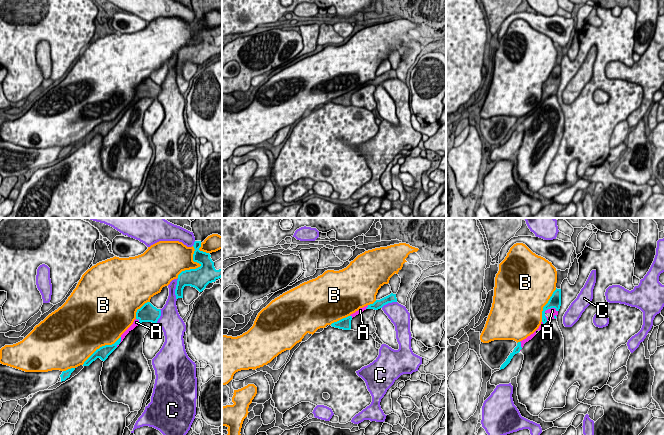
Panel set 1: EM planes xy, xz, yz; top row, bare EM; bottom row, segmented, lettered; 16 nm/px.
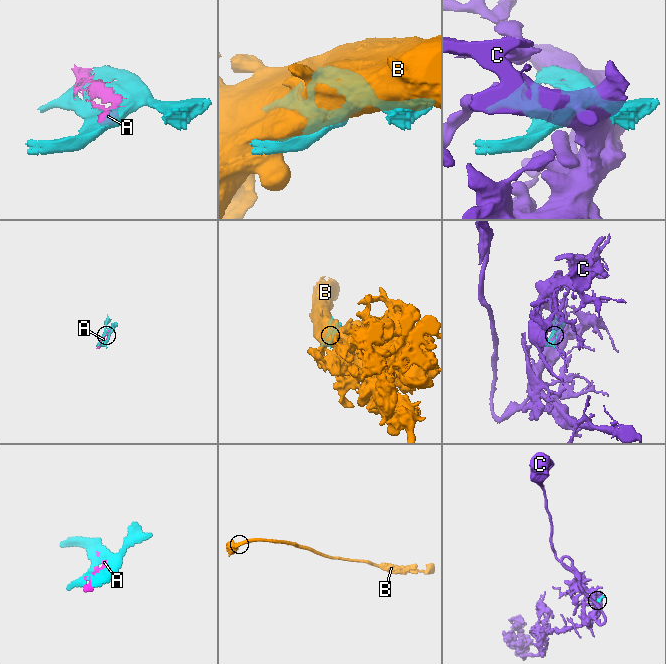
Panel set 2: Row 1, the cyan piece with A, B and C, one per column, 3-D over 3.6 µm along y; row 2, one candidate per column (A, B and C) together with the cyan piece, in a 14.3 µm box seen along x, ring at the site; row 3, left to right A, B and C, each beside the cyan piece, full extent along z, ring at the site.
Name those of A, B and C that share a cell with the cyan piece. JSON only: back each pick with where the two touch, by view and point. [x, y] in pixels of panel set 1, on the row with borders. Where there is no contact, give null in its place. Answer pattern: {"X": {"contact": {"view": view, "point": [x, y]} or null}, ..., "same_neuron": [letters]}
{"A": {"contact": {"view": "yz", "point": [550, 308]}}, "same_neuron": ["A"]}

